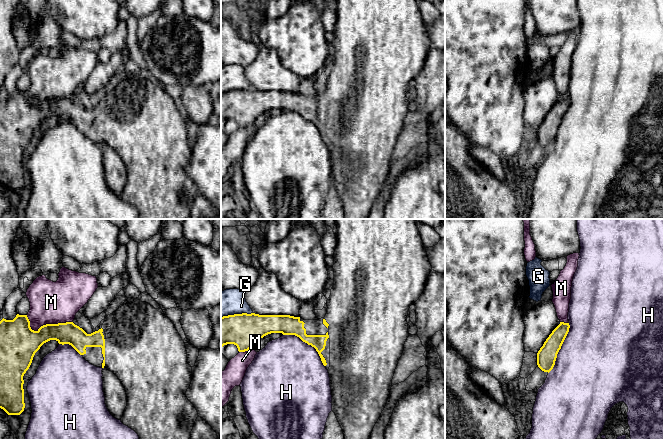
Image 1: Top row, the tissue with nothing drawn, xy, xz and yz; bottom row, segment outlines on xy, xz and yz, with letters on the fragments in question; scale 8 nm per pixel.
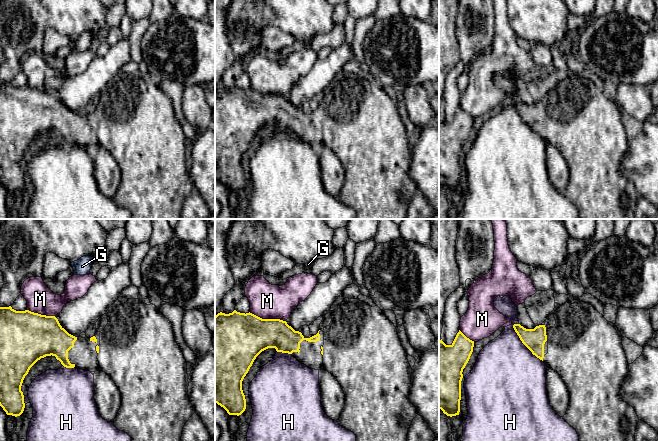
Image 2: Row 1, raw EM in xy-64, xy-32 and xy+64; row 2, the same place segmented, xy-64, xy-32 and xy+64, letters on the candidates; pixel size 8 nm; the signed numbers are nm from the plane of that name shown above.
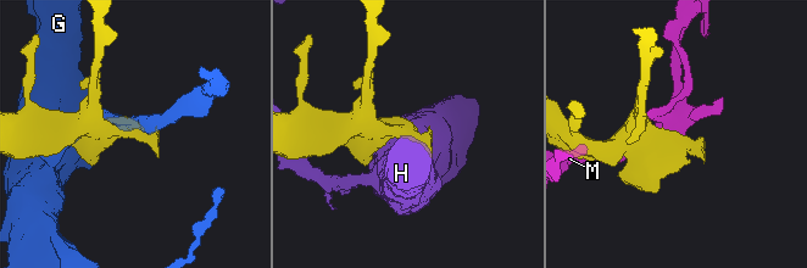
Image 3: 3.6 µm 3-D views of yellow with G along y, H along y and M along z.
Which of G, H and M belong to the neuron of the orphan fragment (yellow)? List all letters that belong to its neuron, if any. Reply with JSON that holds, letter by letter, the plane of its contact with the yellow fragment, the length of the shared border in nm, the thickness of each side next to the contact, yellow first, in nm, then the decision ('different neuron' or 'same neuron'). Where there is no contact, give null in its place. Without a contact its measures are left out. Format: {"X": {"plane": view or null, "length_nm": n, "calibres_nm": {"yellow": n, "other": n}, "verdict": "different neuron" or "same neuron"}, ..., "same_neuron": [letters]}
{"G": {"plane": "xz", "length_nm": 260, "calibres_nm": {"yellow": 280, "other": 200}, "verdict": "different neuron"}, "H": {"plane": "yz", "length_nm": 440, "calibres_nm": {"yellow": 160, "other": 500}, "verdict": "different neuron"}, "M": {"plane": "xy", "length_nm": 380, "calibres_nm": {"yellow": 300, "other": 340}, "verdict": "different neuron"}, "same_neuron": []}

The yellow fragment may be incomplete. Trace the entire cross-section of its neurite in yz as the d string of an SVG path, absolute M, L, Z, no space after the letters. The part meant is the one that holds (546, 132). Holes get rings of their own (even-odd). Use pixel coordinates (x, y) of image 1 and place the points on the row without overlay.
M560 98L544 118L537 129L537 141L544 148L550 148L557 134L557 130L569 108L569 99Z

